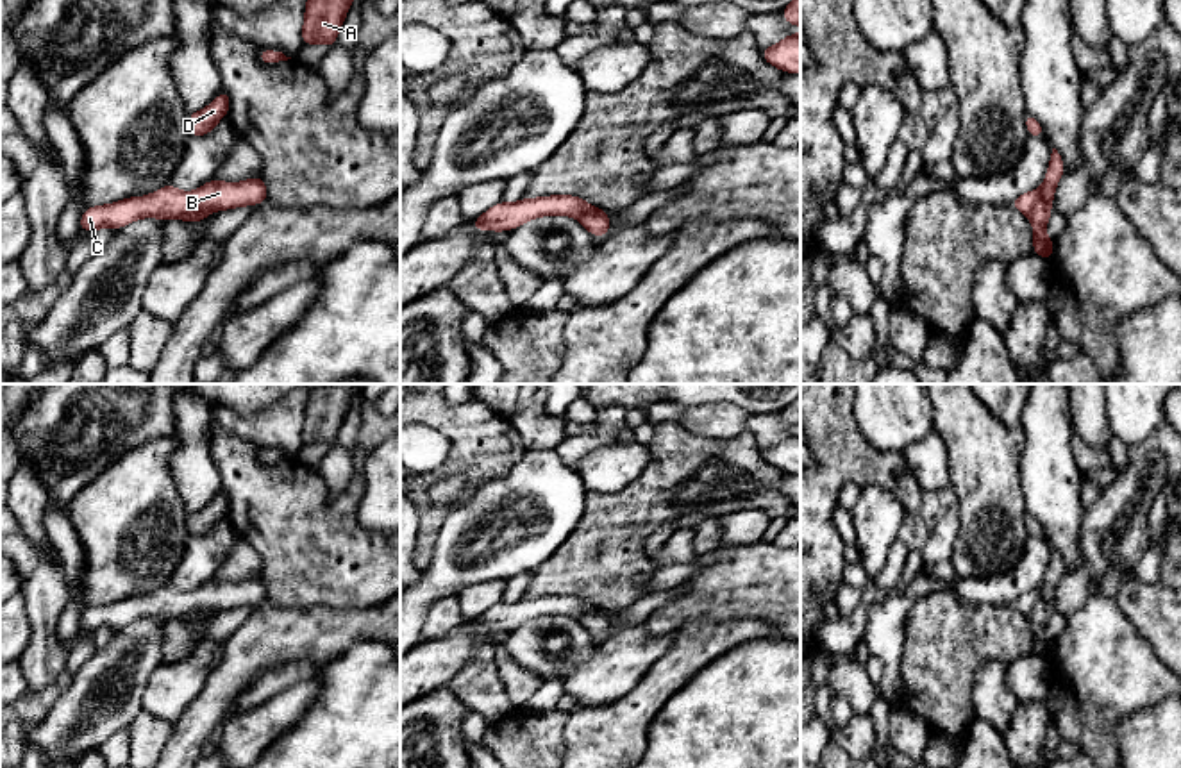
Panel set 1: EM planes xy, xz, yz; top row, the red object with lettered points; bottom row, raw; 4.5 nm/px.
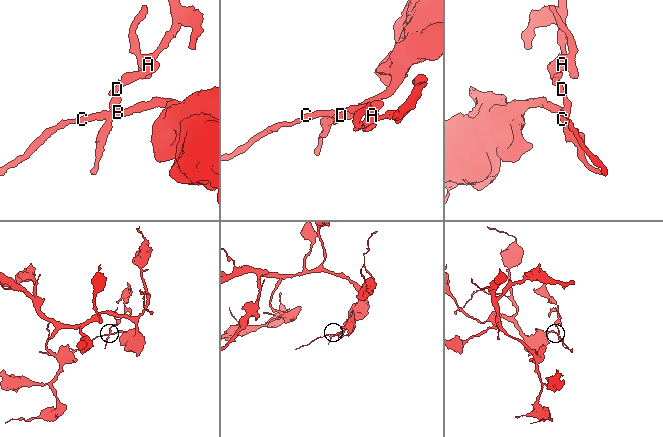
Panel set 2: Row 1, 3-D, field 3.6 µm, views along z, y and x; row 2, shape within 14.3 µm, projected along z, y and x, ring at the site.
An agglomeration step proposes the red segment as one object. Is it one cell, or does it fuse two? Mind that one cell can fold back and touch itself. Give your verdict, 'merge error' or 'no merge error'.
merge error

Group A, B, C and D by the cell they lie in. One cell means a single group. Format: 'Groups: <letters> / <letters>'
Groups: A D / B C

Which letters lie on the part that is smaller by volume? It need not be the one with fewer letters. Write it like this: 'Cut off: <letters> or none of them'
Cut off: A, D

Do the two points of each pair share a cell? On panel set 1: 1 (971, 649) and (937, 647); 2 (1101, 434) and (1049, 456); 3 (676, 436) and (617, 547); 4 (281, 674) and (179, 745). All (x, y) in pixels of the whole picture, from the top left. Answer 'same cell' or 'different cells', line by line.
1: same cell
2: different cells
3: same cell
4: different cells

